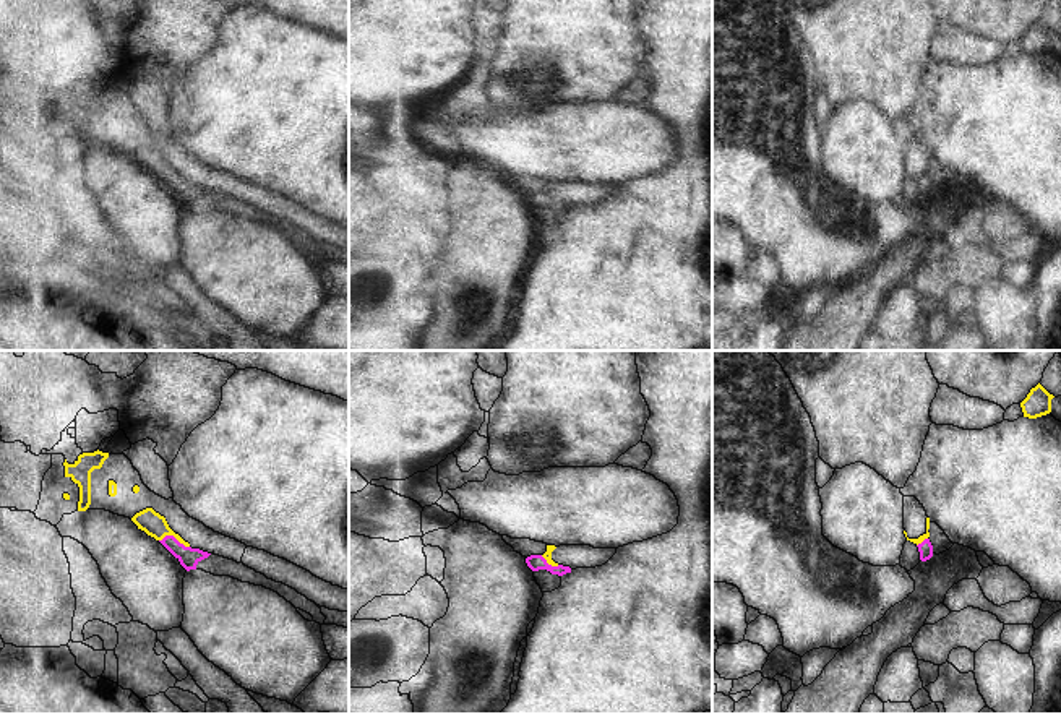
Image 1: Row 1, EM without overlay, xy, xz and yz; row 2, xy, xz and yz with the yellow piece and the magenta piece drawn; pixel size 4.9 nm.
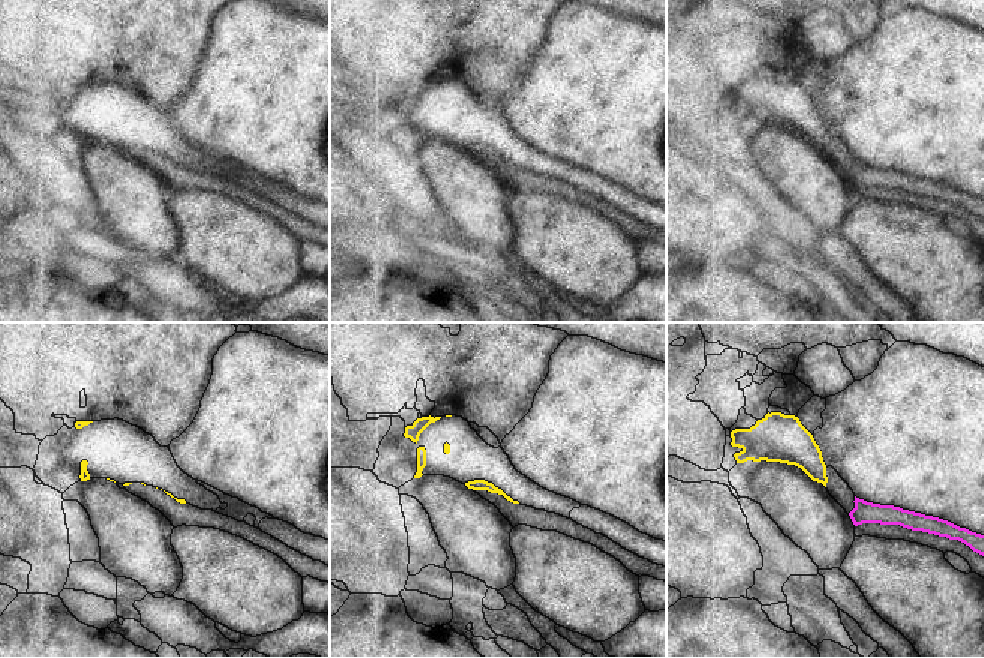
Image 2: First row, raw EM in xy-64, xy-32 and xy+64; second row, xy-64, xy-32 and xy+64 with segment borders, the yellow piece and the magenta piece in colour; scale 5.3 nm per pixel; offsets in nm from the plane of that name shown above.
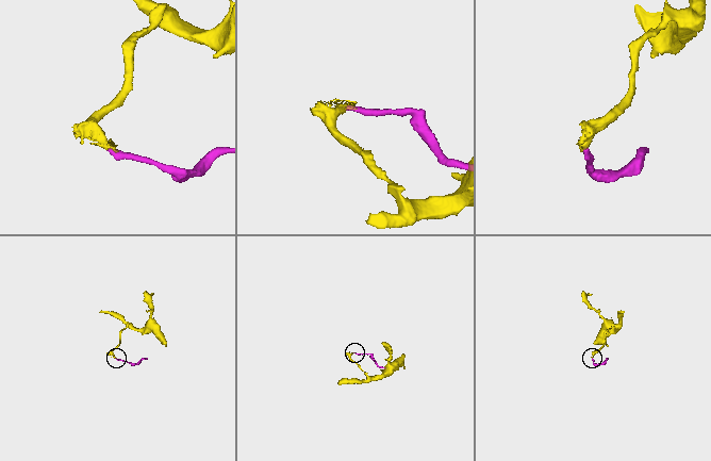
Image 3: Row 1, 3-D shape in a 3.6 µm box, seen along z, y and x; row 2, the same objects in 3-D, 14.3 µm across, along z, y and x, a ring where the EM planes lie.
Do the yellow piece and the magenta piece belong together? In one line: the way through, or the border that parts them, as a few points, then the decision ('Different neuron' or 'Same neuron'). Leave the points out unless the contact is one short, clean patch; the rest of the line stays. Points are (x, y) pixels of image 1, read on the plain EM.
Path across: xy (150, 158), (166, 172), (174, 172), (189, 193). Same neuron.

